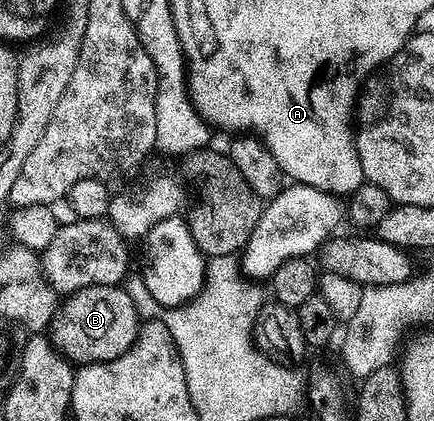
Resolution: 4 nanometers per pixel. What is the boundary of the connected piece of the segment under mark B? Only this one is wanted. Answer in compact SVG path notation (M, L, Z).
M115 284L87 286L60 305L51 325L51 339L66 360L77 366L102 364L119 358L137 341L137 304L123 289Z

